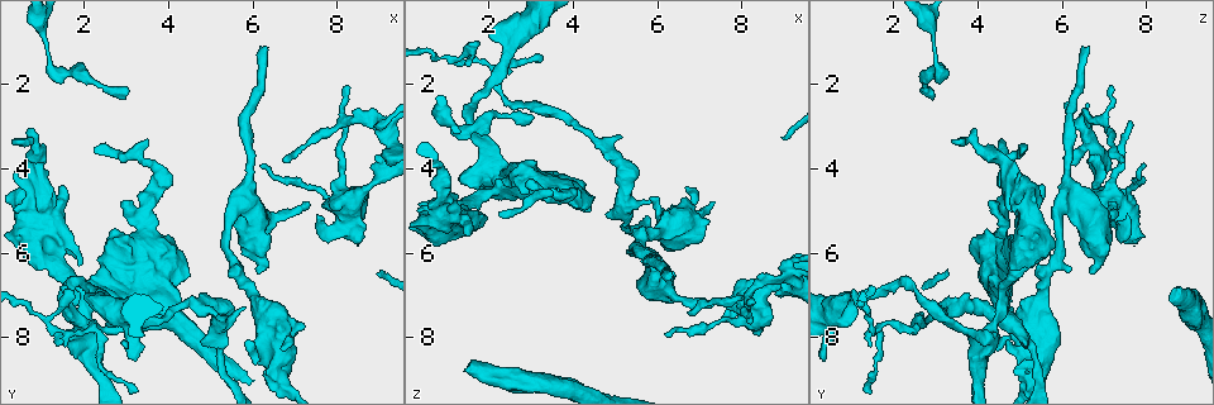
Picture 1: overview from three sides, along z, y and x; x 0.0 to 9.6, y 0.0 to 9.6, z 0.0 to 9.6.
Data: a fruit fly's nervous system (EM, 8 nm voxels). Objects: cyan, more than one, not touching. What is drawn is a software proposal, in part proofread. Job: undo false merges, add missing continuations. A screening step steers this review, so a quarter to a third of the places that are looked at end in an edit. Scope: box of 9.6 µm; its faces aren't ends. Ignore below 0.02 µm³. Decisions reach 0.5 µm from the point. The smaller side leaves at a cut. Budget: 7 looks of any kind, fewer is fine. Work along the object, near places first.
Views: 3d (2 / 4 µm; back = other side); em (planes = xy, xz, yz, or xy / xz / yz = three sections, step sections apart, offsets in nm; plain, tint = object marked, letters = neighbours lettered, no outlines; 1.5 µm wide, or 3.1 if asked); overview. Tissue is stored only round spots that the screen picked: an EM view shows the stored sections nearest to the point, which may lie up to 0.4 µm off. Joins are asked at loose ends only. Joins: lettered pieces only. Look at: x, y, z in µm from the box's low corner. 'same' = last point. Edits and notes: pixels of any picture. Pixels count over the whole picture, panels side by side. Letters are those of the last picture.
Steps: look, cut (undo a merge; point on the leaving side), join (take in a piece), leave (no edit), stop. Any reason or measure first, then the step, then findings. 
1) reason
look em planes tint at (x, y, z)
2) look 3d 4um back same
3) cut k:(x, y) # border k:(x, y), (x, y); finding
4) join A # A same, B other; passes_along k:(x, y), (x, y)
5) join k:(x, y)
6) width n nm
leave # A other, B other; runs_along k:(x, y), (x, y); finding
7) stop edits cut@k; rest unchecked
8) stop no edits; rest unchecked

sharp bend
look em planes plain at (2.40, 7.85, 2.50)

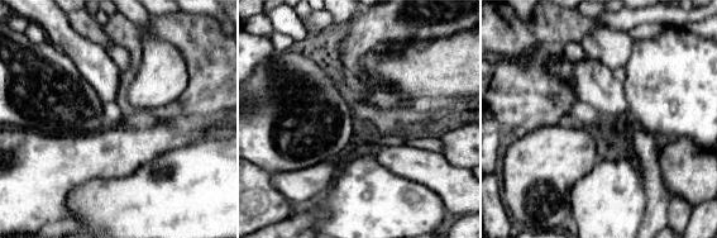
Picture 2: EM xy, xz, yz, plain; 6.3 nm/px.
see the neighbours
look em planes letters same

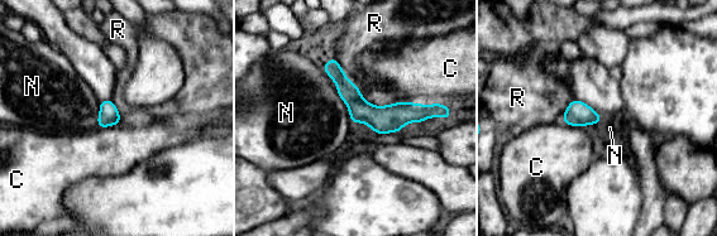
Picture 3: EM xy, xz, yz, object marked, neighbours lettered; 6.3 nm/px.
leave # C other, N other, R other; runs_along 3:(326, 67), (369, 114), (431, 112); all the same neuron

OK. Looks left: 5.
stops while still wide
look em xy step 8 letters at (1.50, 6.85, 8.80)

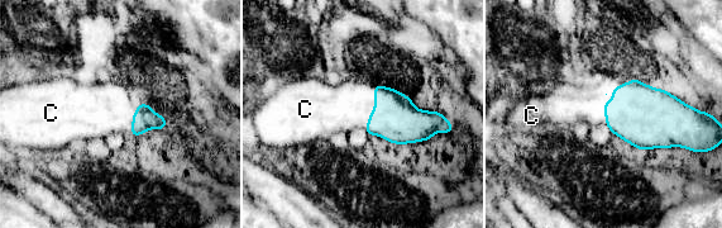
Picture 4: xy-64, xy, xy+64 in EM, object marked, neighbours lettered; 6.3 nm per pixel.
look em planes letters same

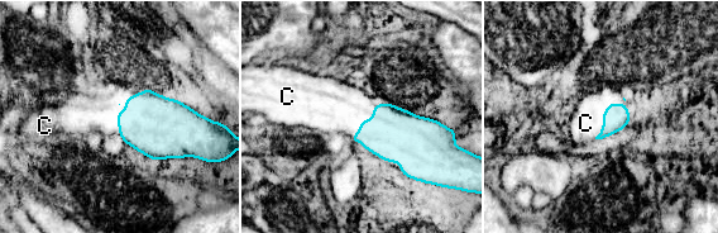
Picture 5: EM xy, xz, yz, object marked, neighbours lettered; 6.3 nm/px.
join 5:(333, 99) # C same; passes_along 5:(395, 134), (365, 119), (333, 99); it goes on there

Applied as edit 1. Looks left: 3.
look overview

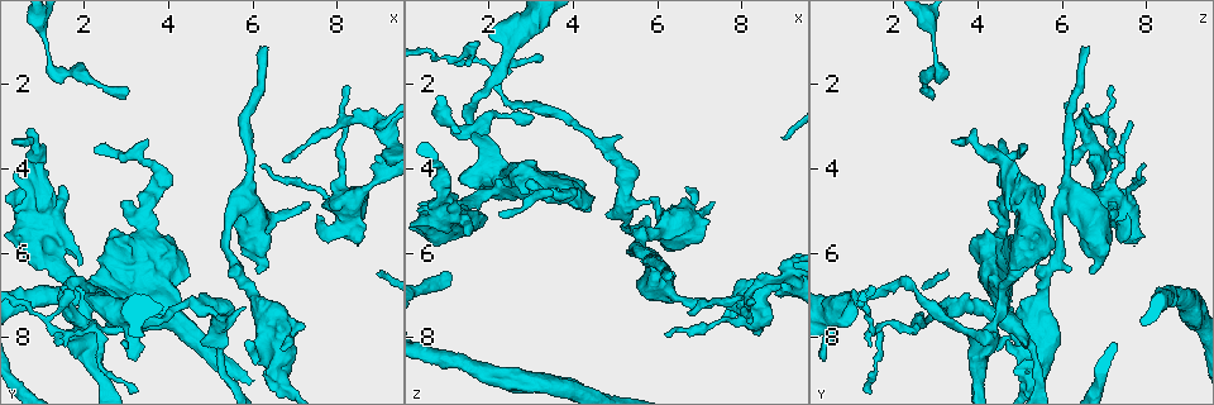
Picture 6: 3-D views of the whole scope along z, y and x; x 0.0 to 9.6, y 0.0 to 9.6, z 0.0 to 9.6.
end of a long branch
look em planes letters at (2.20, 3.55, 5.05)

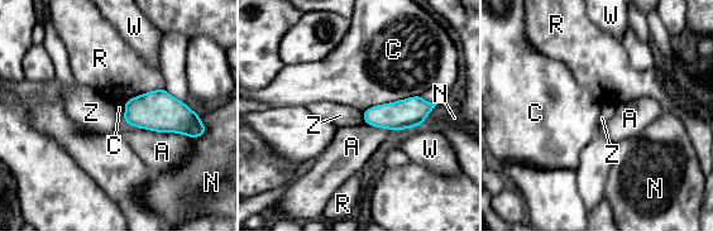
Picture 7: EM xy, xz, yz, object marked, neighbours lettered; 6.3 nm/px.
leave # A other, C other, N other, R other, W other, Z other; border 7:(362, 111), (364, 121); none of them fits

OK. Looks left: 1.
stop edits join@5; rest unchecked

